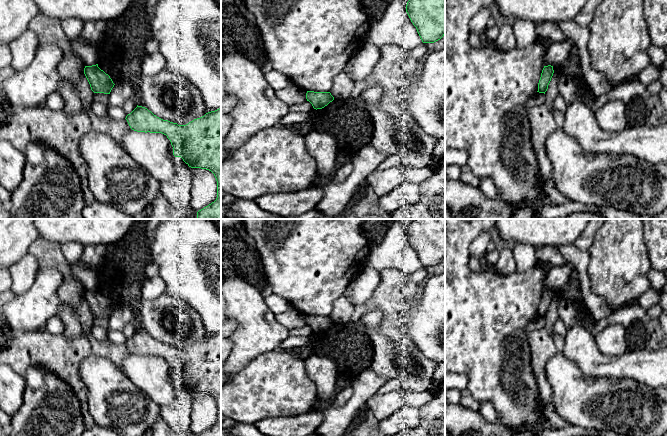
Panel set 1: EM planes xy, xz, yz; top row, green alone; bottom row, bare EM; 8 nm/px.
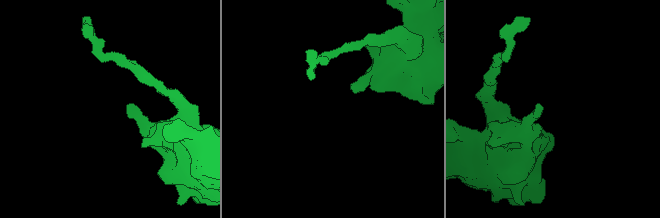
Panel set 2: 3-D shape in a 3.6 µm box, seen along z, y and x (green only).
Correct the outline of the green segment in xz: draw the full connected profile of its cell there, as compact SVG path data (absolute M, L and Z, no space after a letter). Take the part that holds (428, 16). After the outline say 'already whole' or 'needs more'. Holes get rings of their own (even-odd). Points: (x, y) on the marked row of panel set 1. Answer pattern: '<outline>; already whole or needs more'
M409 0L406 12L423 43L434 43L445 35L445 0Z; already whole

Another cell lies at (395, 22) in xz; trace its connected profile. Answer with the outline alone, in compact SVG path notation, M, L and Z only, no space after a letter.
M393 0L379 20L370 22L366 42L376 46L395 44L407 51L423 44L406 12L408 1Z

